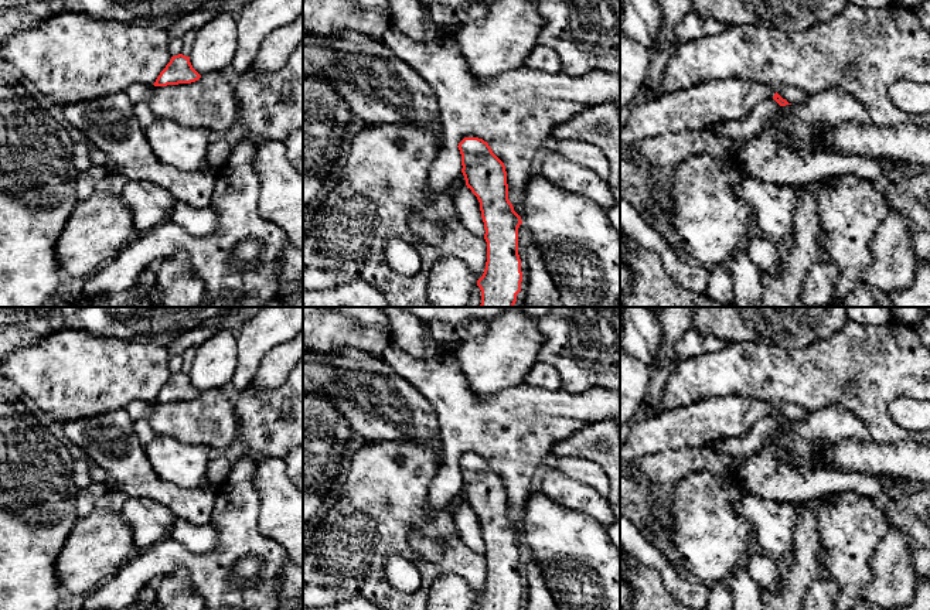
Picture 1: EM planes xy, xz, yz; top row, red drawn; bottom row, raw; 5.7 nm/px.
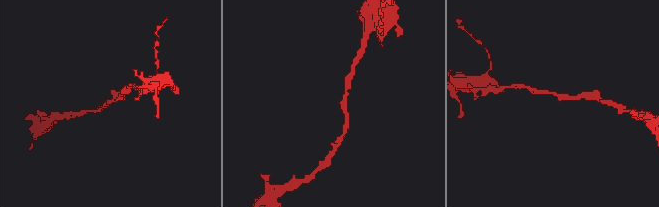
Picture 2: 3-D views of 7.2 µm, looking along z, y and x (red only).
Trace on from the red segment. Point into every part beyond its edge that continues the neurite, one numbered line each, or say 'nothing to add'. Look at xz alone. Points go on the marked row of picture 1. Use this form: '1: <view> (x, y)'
nothing to add

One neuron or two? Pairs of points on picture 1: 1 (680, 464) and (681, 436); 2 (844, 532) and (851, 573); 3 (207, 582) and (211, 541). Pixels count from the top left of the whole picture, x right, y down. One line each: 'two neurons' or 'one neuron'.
1: two neurons
2: one neuron
3: two neurons

